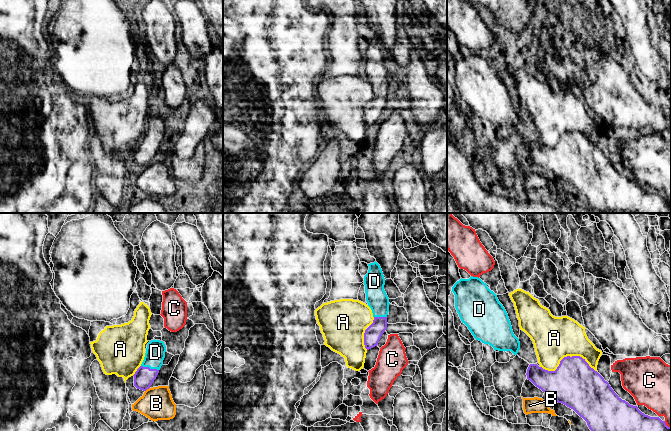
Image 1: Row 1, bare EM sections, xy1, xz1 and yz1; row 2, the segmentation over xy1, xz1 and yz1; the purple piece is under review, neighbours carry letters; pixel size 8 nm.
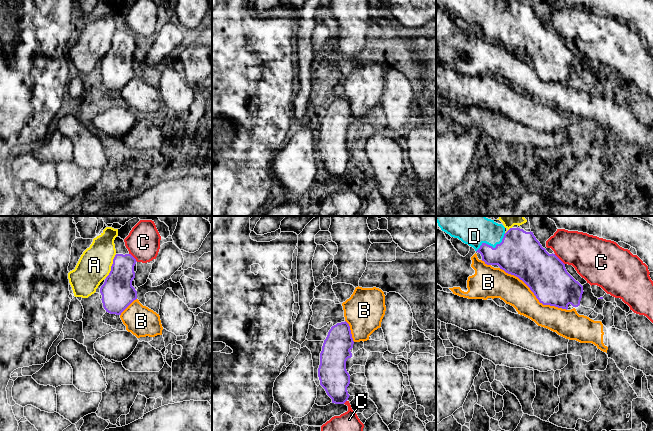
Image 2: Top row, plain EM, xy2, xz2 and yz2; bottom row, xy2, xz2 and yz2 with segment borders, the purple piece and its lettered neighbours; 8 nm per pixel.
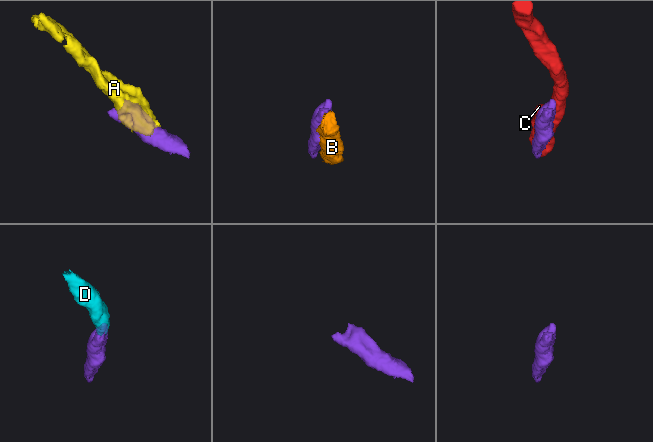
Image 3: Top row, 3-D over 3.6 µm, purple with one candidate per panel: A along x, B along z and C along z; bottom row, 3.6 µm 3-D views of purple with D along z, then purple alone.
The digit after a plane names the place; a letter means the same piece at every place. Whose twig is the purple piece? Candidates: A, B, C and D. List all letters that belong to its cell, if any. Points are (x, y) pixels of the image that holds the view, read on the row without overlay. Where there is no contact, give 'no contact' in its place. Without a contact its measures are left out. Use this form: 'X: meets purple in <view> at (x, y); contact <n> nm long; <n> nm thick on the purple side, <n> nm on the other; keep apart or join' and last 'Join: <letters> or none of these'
A: meets purple in yz1 at (567, 132); contact 460 nm long; 380 nm thick on the purple side, 340 nm on the other; keep apart
B: meets purple in yz2 at (533, 68); contact 650 nm long; 340 nm thick on the purple side, 220 nm on the other; keep apart
C: meets purple in yz2 at (559, 35); contact 120 nm long; 340 nm thick on the purple side, 320 nm on the other; keep apart
D: meets purple in yz2 at (492, 23); contact 280 nm long; 360 nm thick on the purple side, 180 nm on the other; join
Join: D

